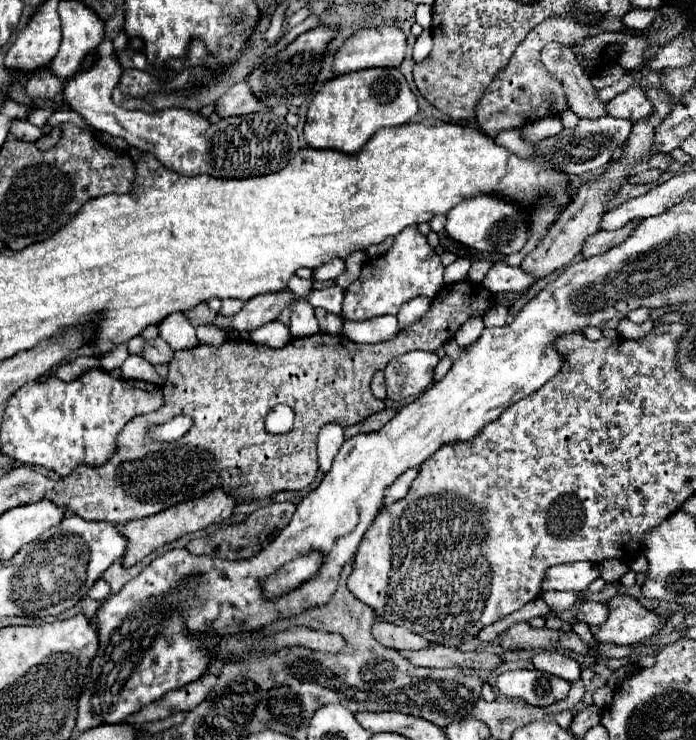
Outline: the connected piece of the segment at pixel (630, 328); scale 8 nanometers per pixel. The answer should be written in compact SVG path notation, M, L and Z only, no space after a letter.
M624 318L617 326L617 333L622 338L643 338L645 334L649 334L653 328L653 322L651 320L645 320L641 324L635 324L631 322L629 318Z

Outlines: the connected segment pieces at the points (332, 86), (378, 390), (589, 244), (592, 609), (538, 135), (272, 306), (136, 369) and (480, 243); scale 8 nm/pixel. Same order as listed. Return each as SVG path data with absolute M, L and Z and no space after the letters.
M369 68L357 74L341 74L325 82L323 88L313 98L307 112L307 122L305 122L305 140L311 148L331 148L331 150L355 154L383 126L407 124L415 114L417 114L417 98L397 68Z
M377 372L377 374L373 376L371 390L373 390L373 396L375 396L375 398L385 400L385 382L383 382L383 372Z
M631 220L631 222L627 222L625 226L621 226L619 230L611 230L611 232L601 230L601 232L597 232L597 234L589 236L587 242L583 244L583 250L581 250L583 256L585 256L585 258L591 258L591 256L603 254L605 250L621 244L627 236L631 236L631 232L639 226L639 222L641 222L641 220Z
M583 602L577 612L577 620L587 626L599 626L607 618L607 606L601 602Z
M541 118L541 120L535 120L533 124L525 124L525 128L521 128L521 134L523 134L525 142L537 144L549 136L559 134L562 129L561 118Z
M291 290L277 292L277 294L261 294L245 302L243 310L237 312L231 318L225 318L217 314L213 324L221 330L235 330L235 332L251 332L259 326L265 326L267 322L273 322L277 314L287 308L295 300L295 294Z
M129 356L123 366L121 366L121 372L125 378L141 378L141 380L147 380L151 384L157 384L157 386L163 386L163 378L157 374L155 366L151 362L147 362L145 358L139 358L139 356Z
M475 196L457 204L447 214L445 232L459 244L479 250L479 252L501 252L513 254L519 252L527 242L527 216L519 212L517 206L503 198L495 196Z

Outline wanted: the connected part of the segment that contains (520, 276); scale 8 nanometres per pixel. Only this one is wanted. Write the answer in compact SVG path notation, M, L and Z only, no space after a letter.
M503 262L493 264L485 276L485 288L493 290L493 294L523 292L535 282L537 278L533 274L527 274L519 266L507 266Z

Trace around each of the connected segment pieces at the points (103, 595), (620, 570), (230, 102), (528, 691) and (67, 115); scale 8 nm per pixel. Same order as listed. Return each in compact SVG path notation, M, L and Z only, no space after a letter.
M97 580L97 582L93 584L93 588L89 590L89 596L95 598L95 600L101 600L101 602L107 600L109 594L111 594L111 590L109 590L109 584L107 584L105 580Z
M601 562L599 570L601 570L601 578L607 584L617 584L621 576L629 570L629 566L625 562Z
M239 82L233 88L229 88L229 92L225 92L217 100L217 108L215 108L215 112L221 118L241 116L241 114L261 112L261 110L265 110L265 106L261 106L261 102L257 102L257 98L253 98L253 92L249 90L247 82Z
M513 670L497 676L497 688L509 698L521 698L533 706L549 706L569 694L569 682L539 670Z
M57 110L57 112L53 112L49 118L47 118L47 130L53 130L57 124L61 124L61 122L71 122L71 112L69 110Z

